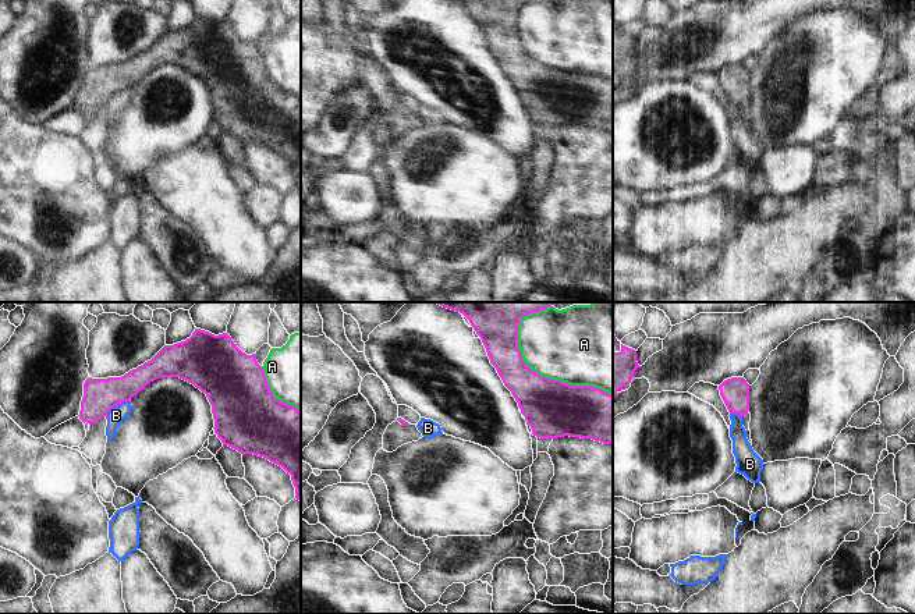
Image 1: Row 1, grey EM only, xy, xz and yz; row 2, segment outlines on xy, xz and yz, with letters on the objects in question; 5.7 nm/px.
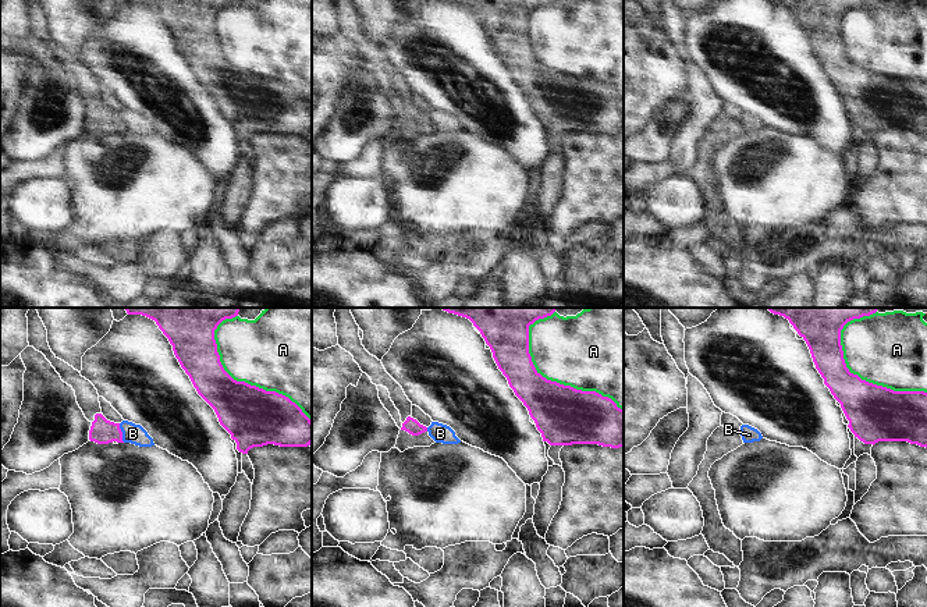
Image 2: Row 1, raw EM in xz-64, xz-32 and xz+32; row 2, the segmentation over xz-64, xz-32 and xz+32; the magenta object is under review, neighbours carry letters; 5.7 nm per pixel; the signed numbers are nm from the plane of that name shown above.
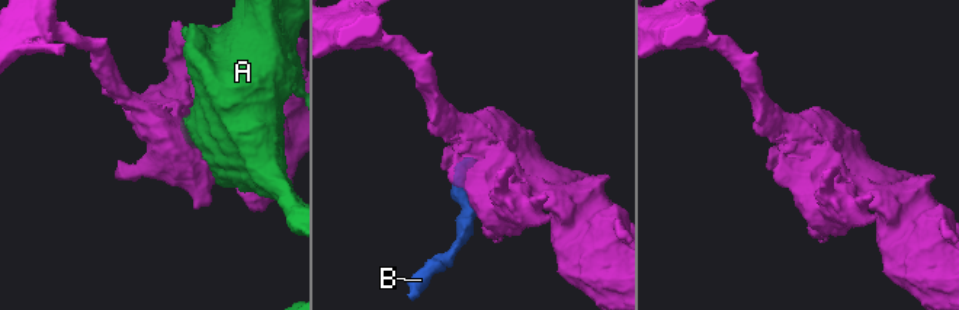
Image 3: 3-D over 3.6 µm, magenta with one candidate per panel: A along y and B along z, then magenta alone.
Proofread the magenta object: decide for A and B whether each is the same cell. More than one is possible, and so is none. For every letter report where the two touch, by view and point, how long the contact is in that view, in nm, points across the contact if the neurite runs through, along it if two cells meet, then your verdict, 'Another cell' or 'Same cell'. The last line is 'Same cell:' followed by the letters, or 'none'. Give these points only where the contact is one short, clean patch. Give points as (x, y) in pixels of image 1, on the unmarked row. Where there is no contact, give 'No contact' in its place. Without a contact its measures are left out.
A: Touches magenta at xz (548, 66). Shared border 700 nm. Another cell
B: Touches magenta at xy (116, 92). Shared border 170 nm. Boundary: xy (128, 88), (116, 92), (105, 103). Another cell
Same cell: none.

